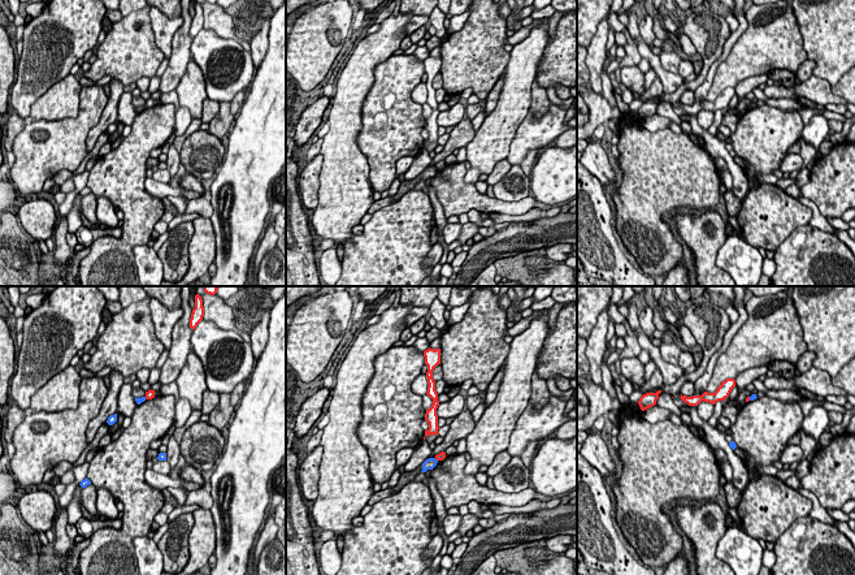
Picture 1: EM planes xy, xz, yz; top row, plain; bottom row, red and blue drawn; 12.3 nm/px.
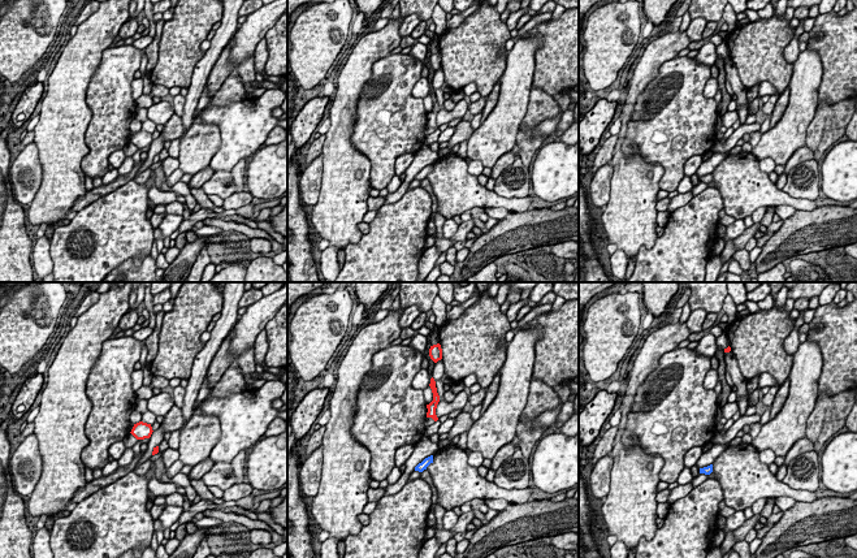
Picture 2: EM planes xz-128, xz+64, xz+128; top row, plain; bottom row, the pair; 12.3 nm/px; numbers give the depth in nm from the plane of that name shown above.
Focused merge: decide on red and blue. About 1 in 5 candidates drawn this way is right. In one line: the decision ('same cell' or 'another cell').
another cell

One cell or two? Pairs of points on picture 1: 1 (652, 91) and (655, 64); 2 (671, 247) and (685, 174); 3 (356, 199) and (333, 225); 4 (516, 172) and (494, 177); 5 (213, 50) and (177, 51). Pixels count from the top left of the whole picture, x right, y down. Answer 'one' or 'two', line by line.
1: two
2: one
3: one
4: two
5: two

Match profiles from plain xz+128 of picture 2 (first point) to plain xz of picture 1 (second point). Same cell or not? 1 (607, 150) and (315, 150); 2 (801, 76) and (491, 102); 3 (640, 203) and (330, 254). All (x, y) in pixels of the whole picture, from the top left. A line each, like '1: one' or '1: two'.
1: one
2: two
3: two

